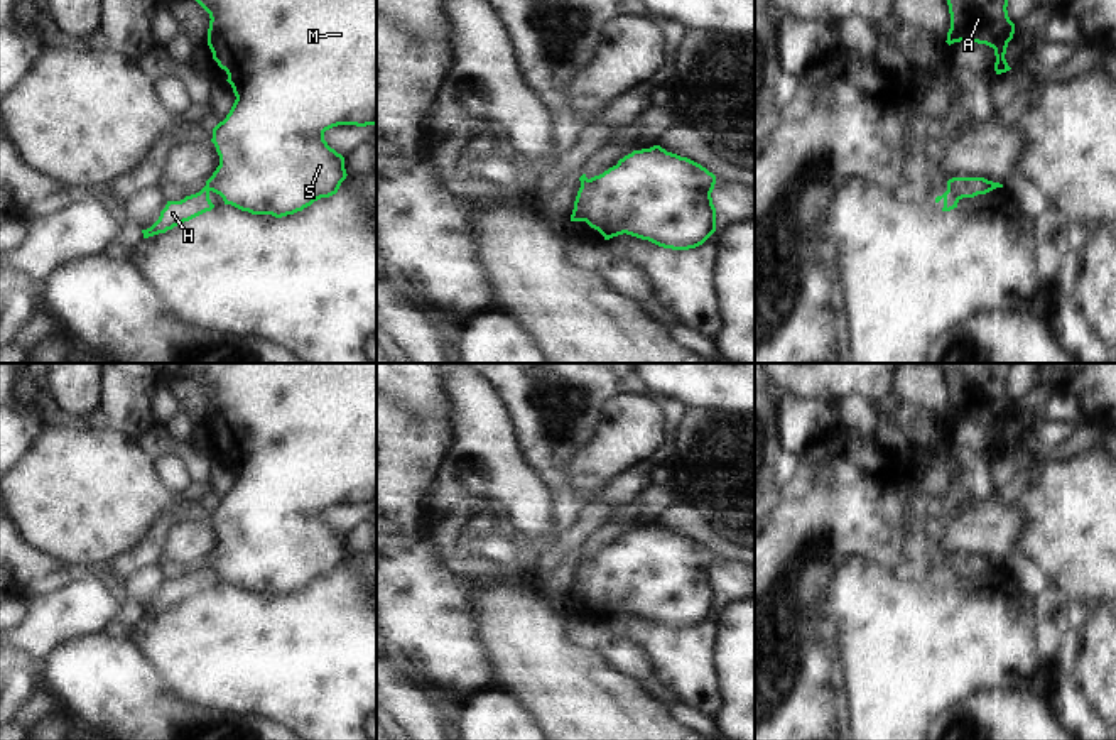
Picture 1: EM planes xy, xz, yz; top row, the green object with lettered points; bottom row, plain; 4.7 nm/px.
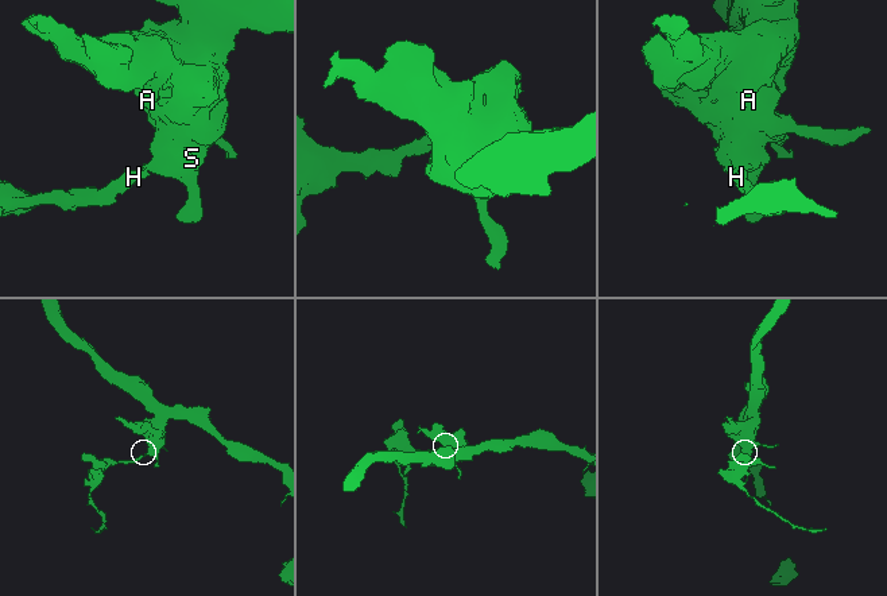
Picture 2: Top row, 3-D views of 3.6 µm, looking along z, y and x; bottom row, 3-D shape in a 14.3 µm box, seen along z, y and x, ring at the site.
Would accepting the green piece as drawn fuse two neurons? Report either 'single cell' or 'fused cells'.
fused cells

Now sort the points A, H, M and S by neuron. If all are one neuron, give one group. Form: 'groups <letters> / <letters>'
groups A M S / H

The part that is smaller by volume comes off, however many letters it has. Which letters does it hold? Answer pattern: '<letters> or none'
H.

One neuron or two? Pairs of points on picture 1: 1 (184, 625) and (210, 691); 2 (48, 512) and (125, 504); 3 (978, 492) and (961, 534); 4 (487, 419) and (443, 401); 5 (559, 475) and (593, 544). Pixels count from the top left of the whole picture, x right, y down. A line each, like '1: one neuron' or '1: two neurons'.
1: one neuron
2: one neuron
3: two neurons
4: two neurons
5: two neurons

